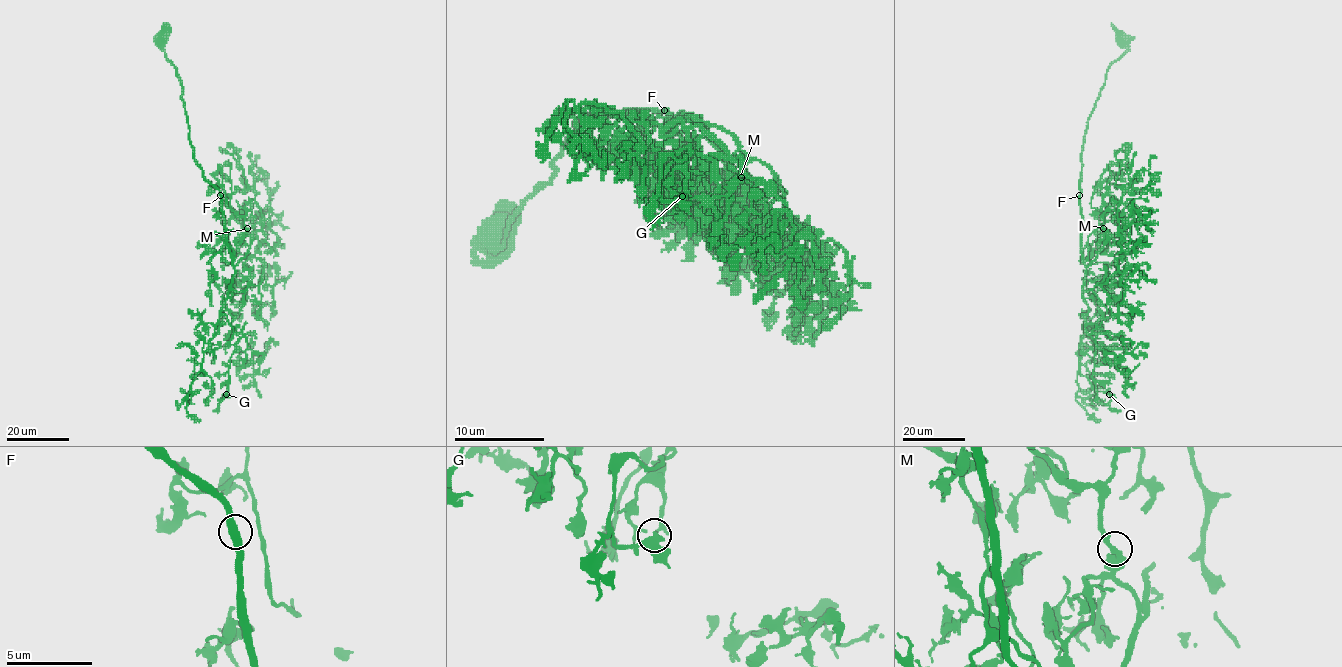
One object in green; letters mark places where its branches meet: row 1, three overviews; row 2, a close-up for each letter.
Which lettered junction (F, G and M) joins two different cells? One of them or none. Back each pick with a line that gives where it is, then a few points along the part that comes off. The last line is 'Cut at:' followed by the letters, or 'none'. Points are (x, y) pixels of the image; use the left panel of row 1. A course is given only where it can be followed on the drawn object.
Cut at: none

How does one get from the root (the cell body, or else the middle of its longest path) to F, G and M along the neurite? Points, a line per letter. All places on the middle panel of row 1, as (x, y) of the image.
F: (496, 238), (502, 245), (507, 225), (516, 211), (552, 180), (561, 146), (583, 117), (664, 110)
G: (496, 238), (588, 115), (688, 113), (704, 128), (664, 133), (729, 158), (668, 155), (657, 191), (682, 196)
M: (496, 238), (502, 245), (516, 211), (552, 180), (588, 115), (688, 113), (751, 189), (740, 178)

